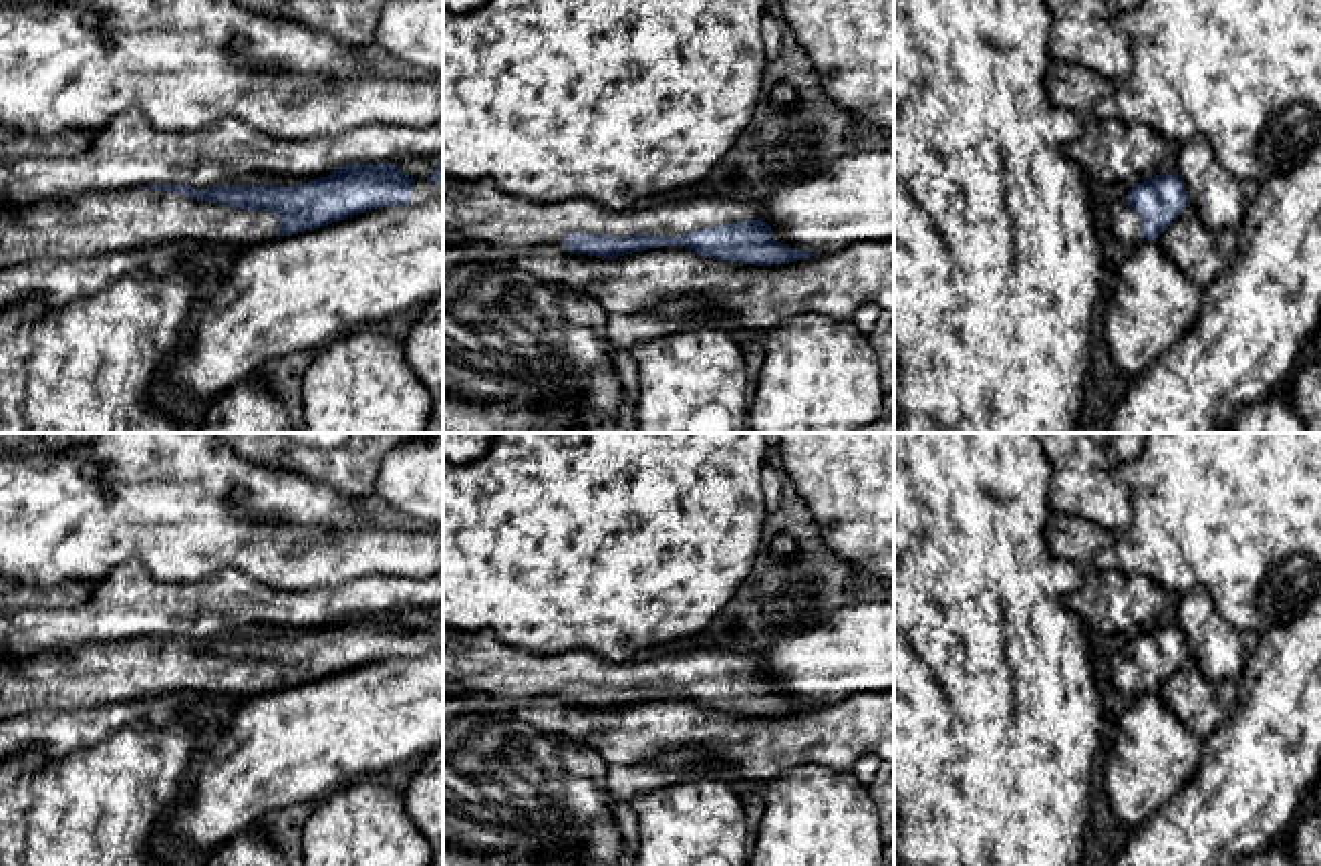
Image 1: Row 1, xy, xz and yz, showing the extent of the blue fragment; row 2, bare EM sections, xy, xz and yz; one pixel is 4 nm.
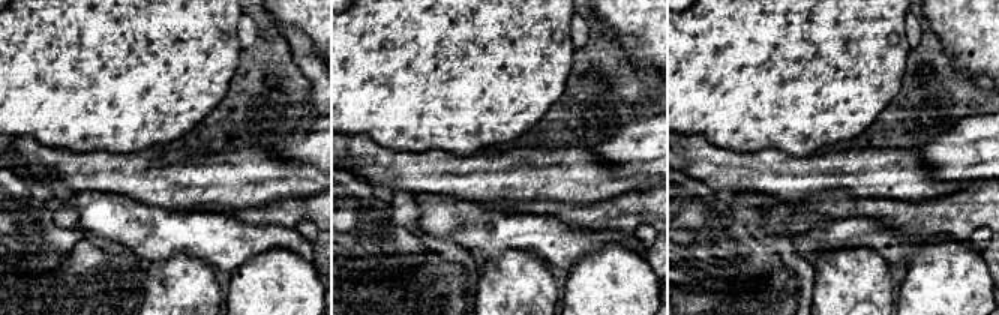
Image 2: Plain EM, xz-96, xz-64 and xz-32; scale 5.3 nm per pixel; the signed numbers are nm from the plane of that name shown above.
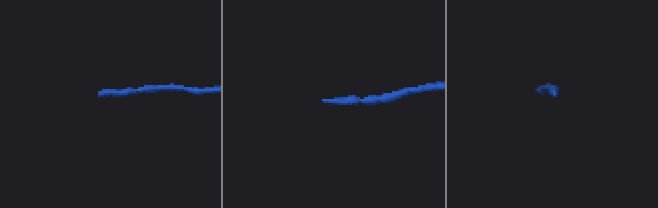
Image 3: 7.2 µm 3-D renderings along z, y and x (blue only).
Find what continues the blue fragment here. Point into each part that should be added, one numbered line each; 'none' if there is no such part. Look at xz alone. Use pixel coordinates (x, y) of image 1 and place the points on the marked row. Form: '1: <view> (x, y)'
1: xz (478, 208)

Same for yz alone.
1: yz (1126, 224)

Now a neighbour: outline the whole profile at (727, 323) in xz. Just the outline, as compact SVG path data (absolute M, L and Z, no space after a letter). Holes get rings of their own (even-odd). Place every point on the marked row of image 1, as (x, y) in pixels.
M729 308L725 316L715 318L709 326L723 328L743 348L751 340L753 334L767 334L767 332L753 332L753 330L741 328L739 322L729 314Z

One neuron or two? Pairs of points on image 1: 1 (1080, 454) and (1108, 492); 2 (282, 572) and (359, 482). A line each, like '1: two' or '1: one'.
1: one
2: two

